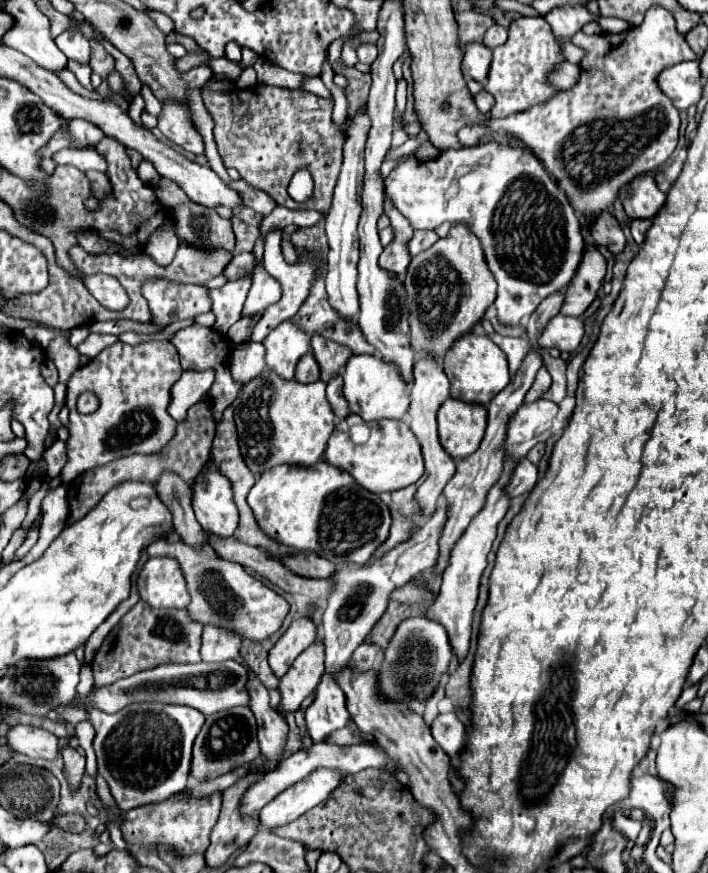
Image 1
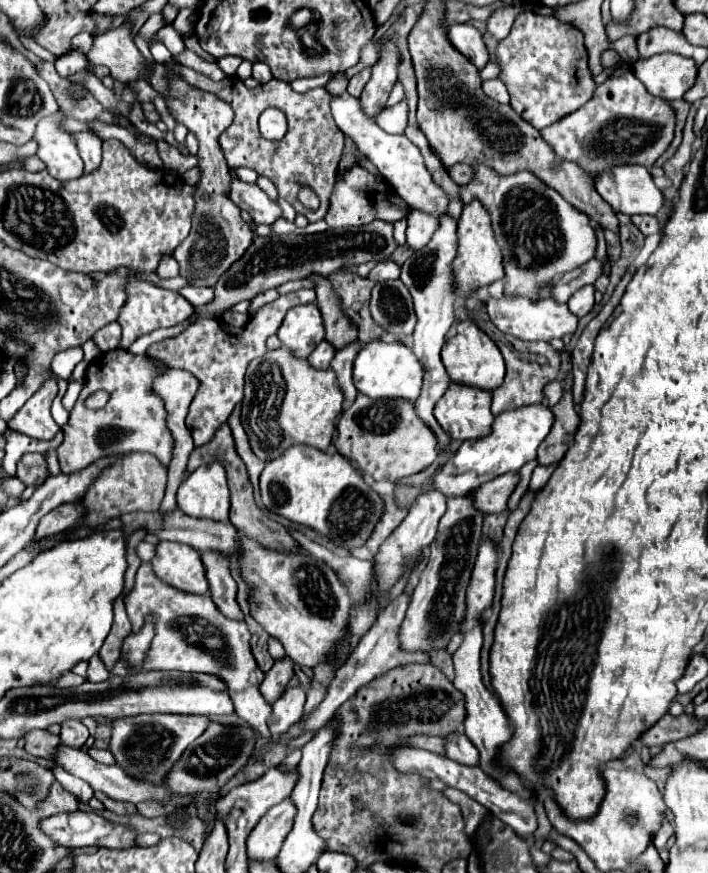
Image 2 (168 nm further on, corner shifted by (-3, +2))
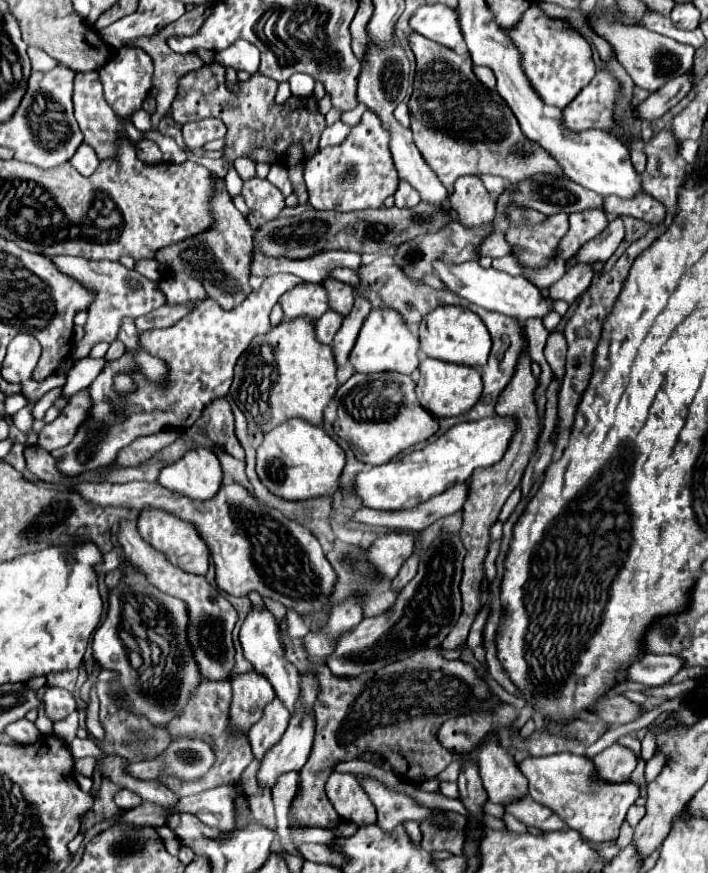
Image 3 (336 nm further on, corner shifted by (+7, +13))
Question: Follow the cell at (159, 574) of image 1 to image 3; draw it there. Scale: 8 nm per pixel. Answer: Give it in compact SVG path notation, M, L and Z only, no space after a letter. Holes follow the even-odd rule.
M144 506L140 510L140 520L138 520L138 530L144 536L144 540L148 540L152 546L156 546L156 550L164 550L164 554L168 556L168 560L172 560L172 564L180 566L186 572L192 574L206 574L208 572L208 562L210 562L210 550L208 544L204 542L204 538L200 536L198 528L186 520L182 520L180 516L166 512L162 508L154 508L154 506Z

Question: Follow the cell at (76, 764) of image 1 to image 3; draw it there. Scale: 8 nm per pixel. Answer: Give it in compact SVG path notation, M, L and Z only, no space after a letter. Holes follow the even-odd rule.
M48 688L44 692L44 704L46 704L46 716L56 722L56 720L62 720L66 718L70 712L76 710L76 702L72 698L72 694L64 688Z

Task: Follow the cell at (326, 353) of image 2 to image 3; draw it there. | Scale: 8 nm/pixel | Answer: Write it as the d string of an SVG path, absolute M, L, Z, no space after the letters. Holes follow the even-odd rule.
M328 310L320 320L316 320L316 338L322 344L330 344L334 340L334 334L342 326L342 320L344 320L342 314L338 314L334 310Z

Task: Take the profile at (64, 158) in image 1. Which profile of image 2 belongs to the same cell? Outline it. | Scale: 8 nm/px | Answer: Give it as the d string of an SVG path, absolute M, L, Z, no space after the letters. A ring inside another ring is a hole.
M60 113L58 117L50 117L38 123L34 139L38 141L38 157L46 163L46 169L52 177L60 181L70 181L82 177L84 161L78 155L74 139L68 137L58 125L66 115Z

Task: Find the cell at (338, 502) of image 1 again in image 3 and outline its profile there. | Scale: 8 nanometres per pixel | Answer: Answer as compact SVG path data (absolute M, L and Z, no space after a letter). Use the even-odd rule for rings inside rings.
M290 418L288 422L276 426L274 430L264 434L262 444L256 448L256 472L260 476L260 482L274 492L280 498L286 500L306 500L316 496L332 496L336 492L342 468L346 464L344 450L338 446L336 440L332 440L322 426L314 426L304 418Z

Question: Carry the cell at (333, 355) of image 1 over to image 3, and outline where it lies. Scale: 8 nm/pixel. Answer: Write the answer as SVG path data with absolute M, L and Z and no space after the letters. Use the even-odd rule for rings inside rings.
M336 278L324 280L324 286L328 290L330 308L340 312L340 314L348 314L352 304L354 304L354 288L350 284L344 284L344 282L336 280Z

